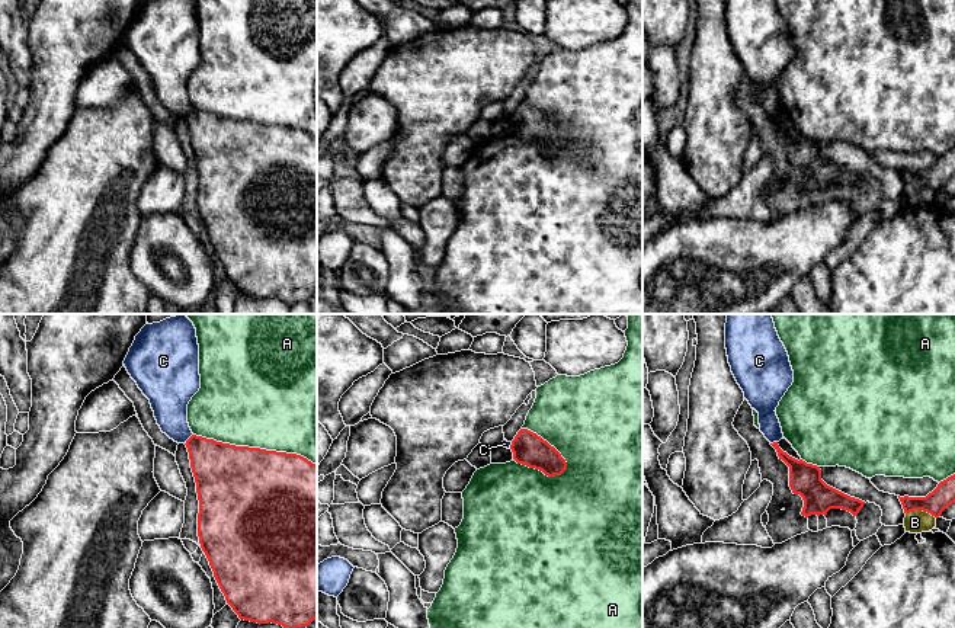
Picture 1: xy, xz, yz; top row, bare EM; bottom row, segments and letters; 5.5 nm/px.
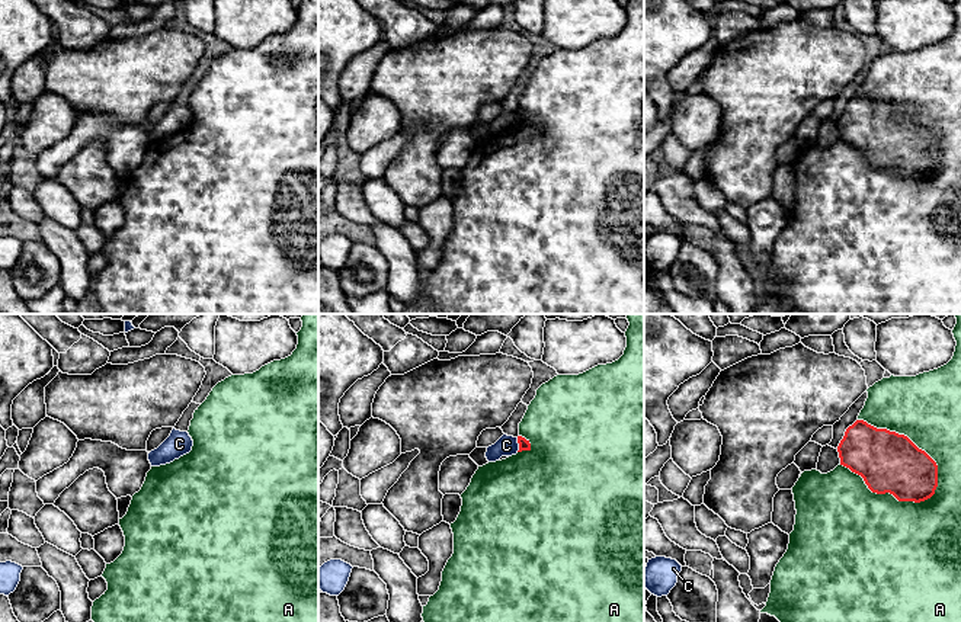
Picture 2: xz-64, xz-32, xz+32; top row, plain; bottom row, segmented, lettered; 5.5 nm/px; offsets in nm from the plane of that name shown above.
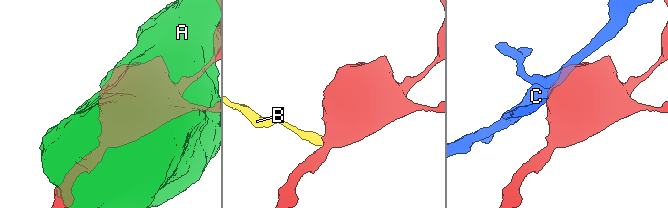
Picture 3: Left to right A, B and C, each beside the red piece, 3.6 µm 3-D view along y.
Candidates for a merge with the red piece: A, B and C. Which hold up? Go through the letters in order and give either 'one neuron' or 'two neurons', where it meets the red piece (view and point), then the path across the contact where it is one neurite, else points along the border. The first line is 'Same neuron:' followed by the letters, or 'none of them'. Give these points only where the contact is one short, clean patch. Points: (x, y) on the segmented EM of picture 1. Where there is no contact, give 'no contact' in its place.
Same neuron: none of them
A: two neurons | xy (255, 448)
B: two neurons | yz (922, 509) | along yz (906, 512), (926, 510), (936, 518)
C: two neurons | xy (188, 439) | along xy (192, 433), (185, 444)

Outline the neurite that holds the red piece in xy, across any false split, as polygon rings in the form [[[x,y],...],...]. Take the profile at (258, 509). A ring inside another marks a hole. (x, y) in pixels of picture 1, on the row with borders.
[[[196,435],[185,445],[199,500],[199,544],[227,603],[244,621],[308,627],[317,618],[317,465],[297,454],[235,446]]]

